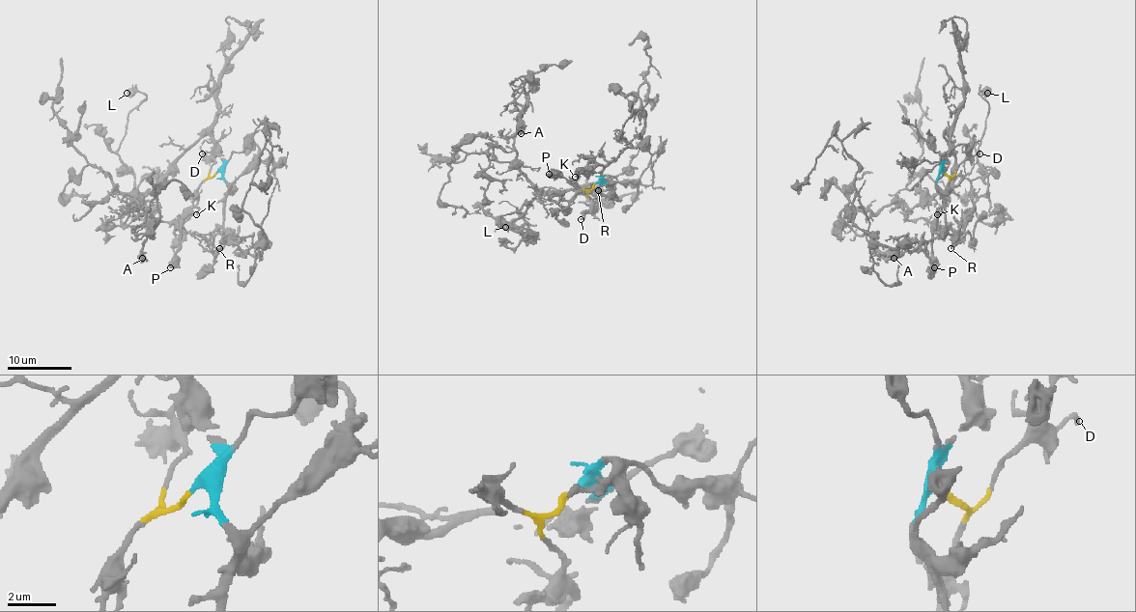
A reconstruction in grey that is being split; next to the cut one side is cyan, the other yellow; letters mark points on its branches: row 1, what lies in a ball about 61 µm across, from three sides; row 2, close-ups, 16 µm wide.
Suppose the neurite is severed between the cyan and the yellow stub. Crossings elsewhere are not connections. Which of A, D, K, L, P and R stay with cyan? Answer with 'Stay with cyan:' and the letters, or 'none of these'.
Stay with cyan: A, L, R

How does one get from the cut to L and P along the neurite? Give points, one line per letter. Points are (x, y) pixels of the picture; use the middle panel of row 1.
L: (595, 183), (525, 203), (513, 227), (496, 217), (510, 228), (525, 220), (505, 227)
P: (595, 183), (583, 190), (558, 172), (549, 174)

